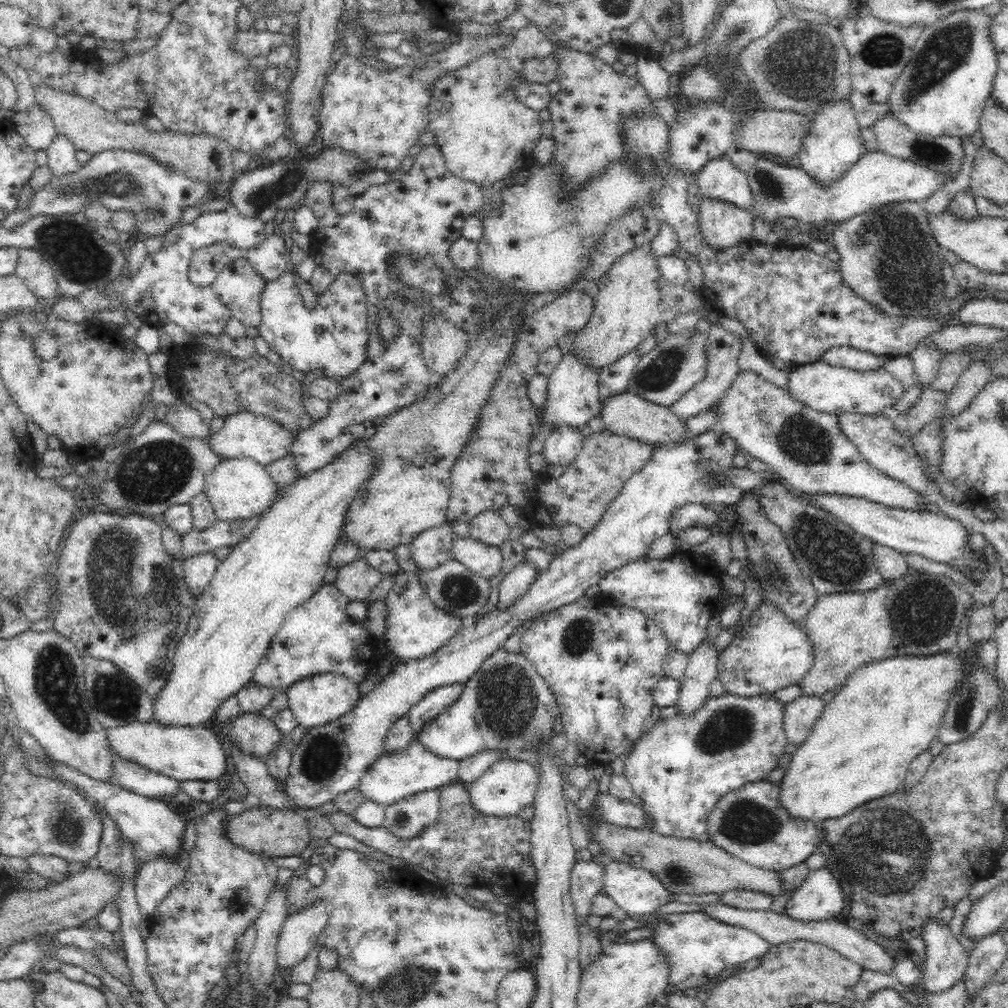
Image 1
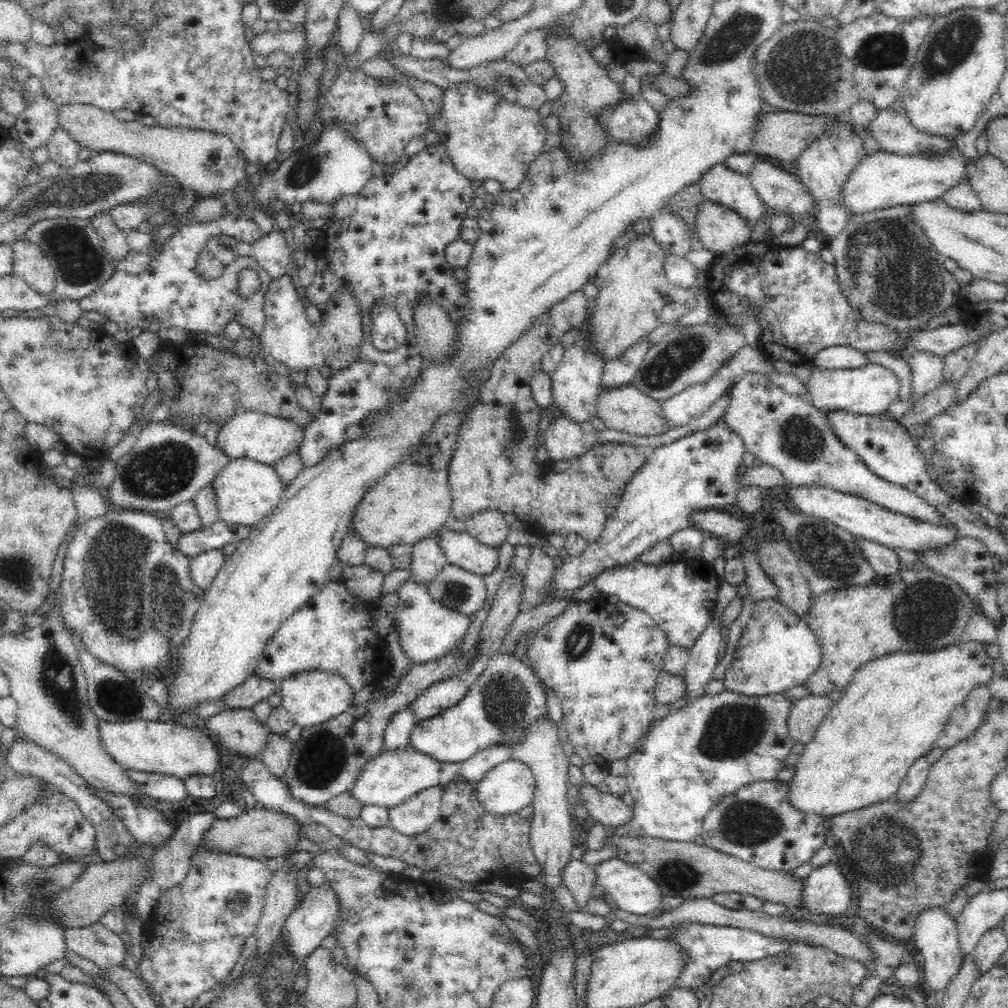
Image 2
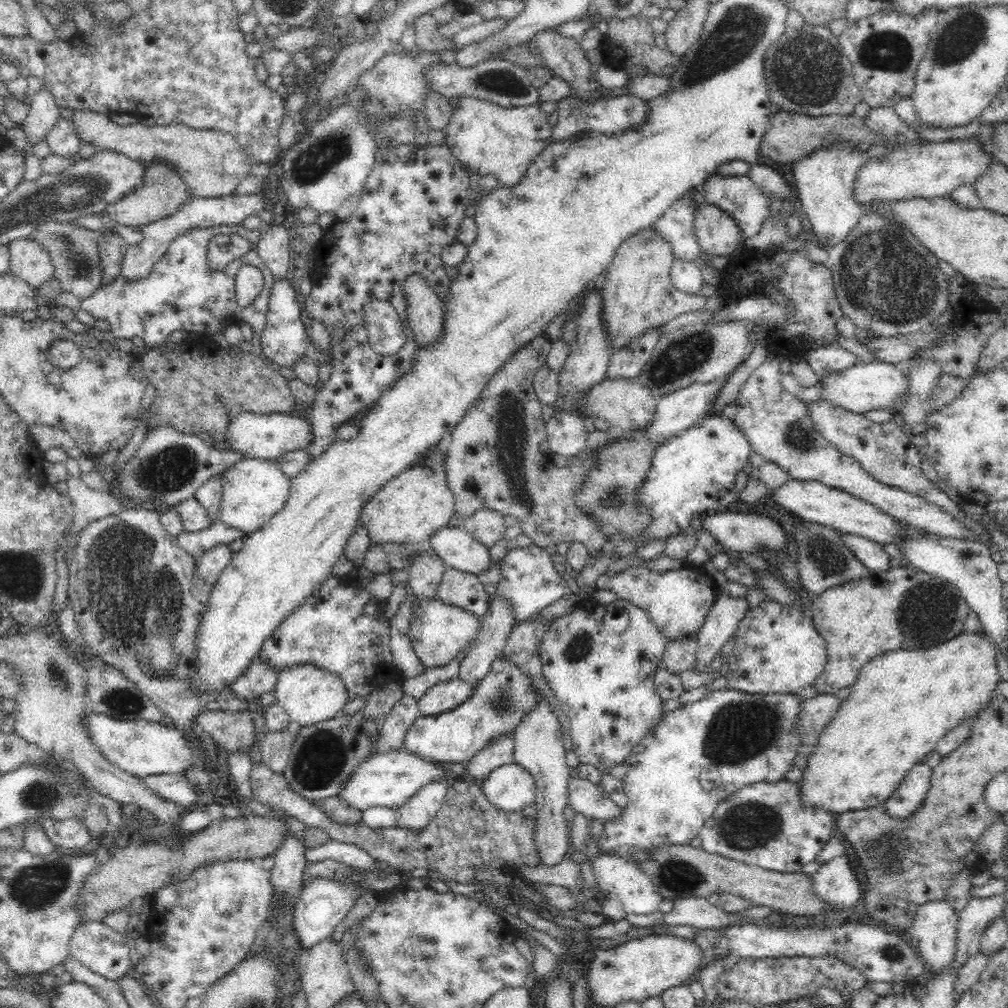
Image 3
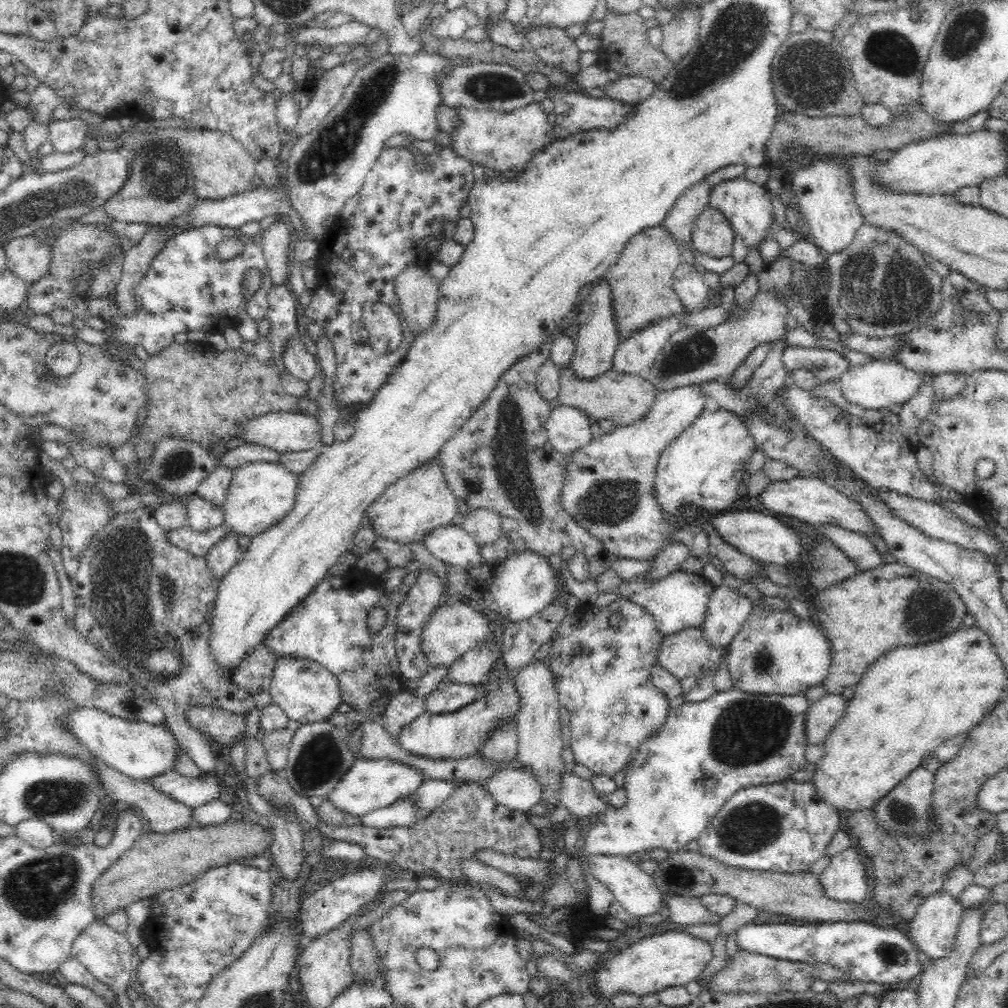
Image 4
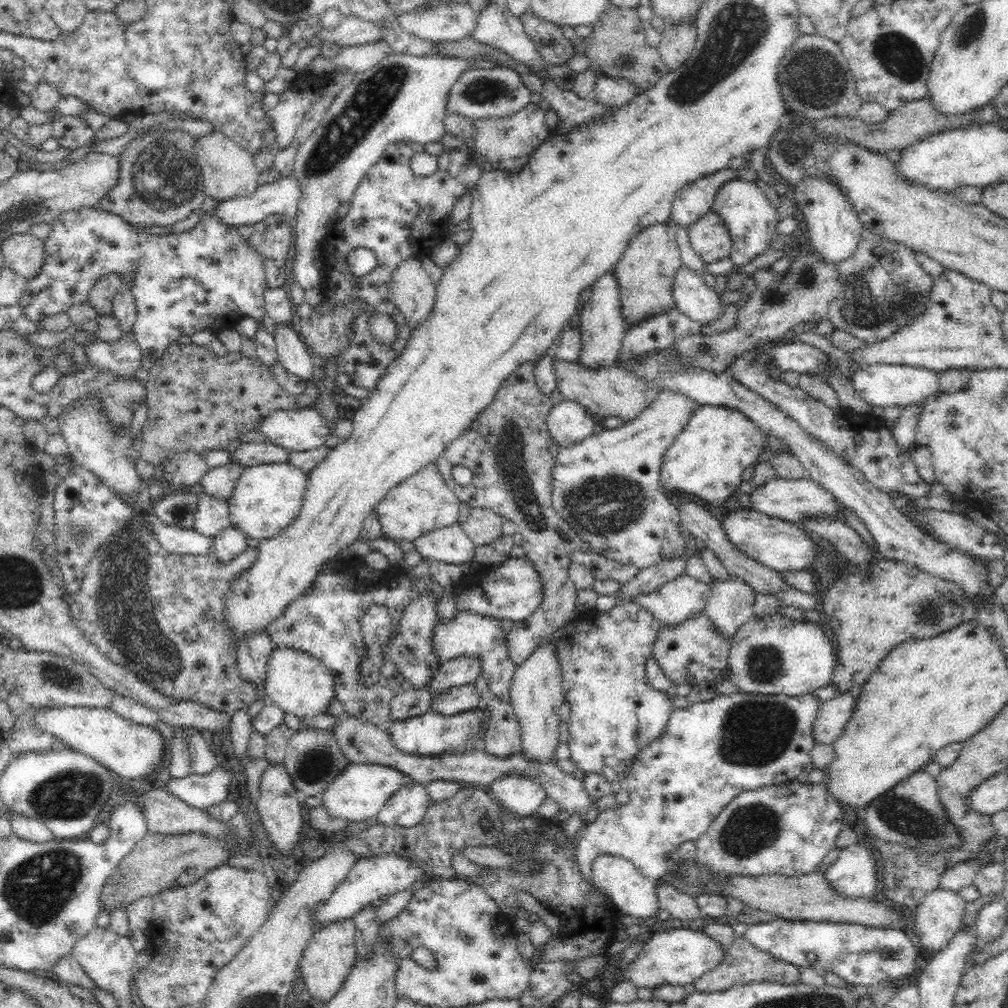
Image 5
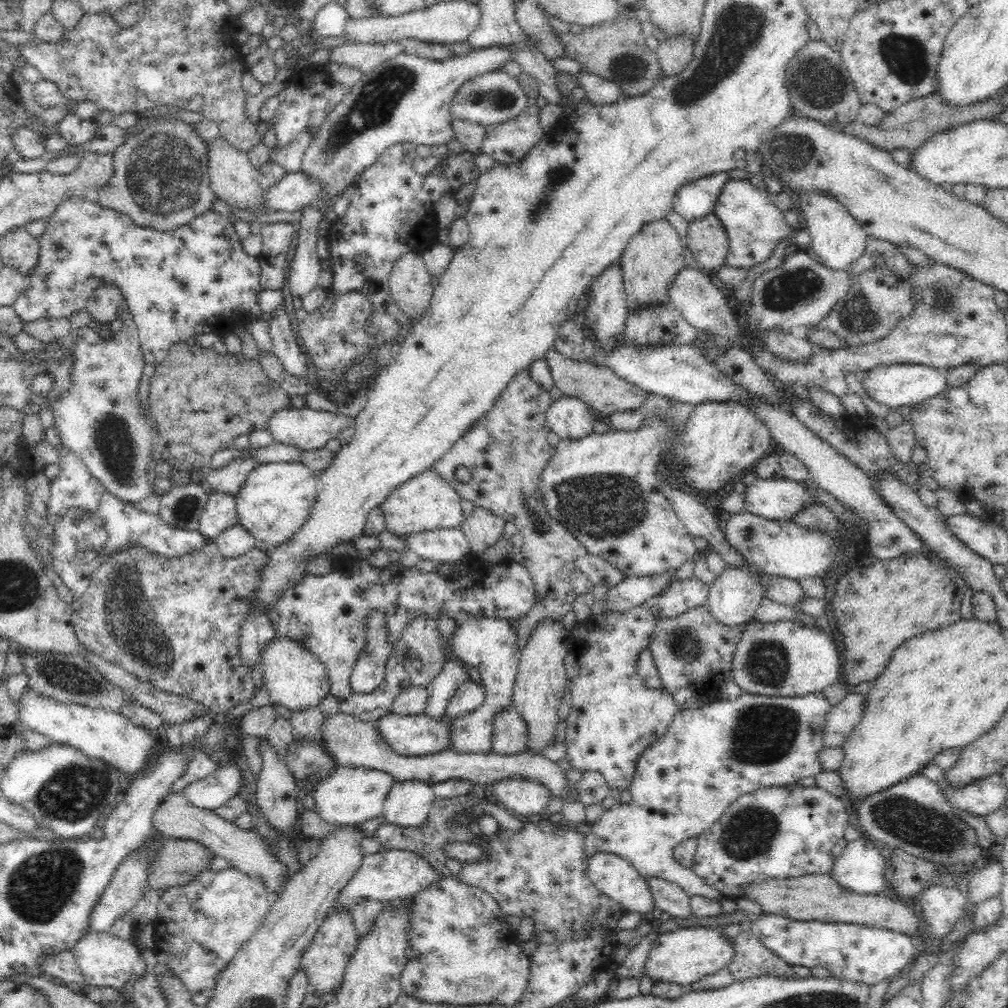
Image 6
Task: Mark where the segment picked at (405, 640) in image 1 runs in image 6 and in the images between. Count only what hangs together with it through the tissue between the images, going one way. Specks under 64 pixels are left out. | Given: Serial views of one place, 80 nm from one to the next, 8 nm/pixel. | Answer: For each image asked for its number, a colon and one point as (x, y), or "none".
2: (428, 630)
3: (440, 631)
4: (452, 630)
5: (469, 635)
6: (491, 645)

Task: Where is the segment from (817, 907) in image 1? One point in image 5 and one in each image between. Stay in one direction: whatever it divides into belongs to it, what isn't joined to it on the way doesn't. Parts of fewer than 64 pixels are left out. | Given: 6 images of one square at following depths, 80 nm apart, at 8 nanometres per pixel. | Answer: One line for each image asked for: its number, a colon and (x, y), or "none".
2: (826, 891)
3: (835, 882)
4: (844, 879)
5: (853, 874)

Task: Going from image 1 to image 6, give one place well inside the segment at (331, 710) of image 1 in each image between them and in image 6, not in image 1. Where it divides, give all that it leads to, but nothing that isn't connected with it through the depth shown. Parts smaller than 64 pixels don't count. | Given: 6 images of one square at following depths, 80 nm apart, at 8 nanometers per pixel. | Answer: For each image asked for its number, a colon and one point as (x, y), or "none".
2: (312, 697)
3: (309, 694)
4: (307, 692)
5: (295, 682)
6: (292, 675)

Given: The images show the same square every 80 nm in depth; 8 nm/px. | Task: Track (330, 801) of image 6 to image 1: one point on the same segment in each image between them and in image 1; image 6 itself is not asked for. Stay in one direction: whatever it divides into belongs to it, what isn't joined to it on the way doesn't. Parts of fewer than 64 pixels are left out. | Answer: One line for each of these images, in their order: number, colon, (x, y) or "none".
1: (401, 773)
2: (389, 779)
3: (389, 778)
4: (369, 784)
5: (359, 792)

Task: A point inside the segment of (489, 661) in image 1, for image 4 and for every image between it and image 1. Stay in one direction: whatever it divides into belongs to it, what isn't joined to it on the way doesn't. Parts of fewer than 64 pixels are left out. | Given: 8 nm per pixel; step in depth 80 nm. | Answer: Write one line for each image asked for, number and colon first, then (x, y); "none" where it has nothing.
2: (500, 704)
3: (502, 698)
4: (459, 734)

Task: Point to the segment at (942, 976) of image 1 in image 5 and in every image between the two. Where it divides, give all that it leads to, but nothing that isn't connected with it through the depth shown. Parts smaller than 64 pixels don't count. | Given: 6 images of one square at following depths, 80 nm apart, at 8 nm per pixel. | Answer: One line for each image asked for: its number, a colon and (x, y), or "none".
2: (935, 940)
3: (934, 930)
4: (933, 928)
5: (935, 920)

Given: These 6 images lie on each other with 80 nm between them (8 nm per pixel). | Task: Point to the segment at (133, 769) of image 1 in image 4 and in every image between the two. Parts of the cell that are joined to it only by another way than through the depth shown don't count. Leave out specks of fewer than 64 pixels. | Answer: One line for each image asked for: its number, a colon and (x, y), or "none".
2: (158, 786)
3: (176, 788)
4: (194, 791)

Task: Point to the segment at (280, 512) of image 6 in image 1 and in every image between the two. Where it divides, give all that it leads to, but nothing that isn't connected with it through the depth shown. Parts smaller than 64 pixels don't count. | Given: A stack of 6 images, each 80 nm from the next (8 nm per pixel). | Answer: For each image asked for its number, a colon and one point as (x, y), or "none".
1: (240, 489)
2: (248, 490)
3: (255, 490)
4: (261, 494)
5: (269, 497)

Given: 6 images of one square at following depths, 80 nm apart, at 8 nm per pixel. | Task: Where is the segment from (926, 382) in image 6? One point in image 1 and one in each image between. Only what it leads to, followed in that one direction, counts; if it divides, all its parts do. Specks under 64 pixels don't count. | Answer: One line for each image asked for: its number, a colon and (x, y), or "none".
1: (825, 388)
2: (870, 389)
3: (865, 386)
4: (877, 384)
5: (882, 385)

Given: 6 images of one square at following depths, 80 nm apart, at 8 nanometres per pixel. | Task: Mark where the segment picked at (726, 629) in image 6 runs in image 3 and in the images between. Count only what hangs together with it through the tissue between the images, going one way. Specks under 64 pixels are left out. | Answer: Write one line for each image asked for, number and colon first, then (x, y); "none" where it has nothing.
3: (680, 655)
4: (685, 653)
5: (692, 652)

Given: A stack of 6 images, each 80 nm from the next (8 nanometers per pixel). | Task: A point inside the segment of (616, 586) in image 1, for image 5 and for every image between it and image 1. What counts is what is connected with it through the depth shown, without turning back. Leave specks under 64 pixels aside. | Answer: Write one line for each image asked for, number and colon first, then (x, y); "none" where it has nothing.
2: (681, 598)
3: (678, 601)
4: (680, 600)
5: (681, 598)

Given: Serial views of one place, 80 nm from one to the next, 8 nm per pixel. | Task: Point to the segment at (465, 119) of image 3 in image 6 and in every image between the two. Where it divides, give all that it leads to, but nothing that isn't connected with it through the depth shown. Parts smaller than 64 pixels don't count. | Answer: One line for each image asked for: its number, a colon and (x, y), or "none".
4: (505, 142)
5: (508, 142)
6: (507, 142)

